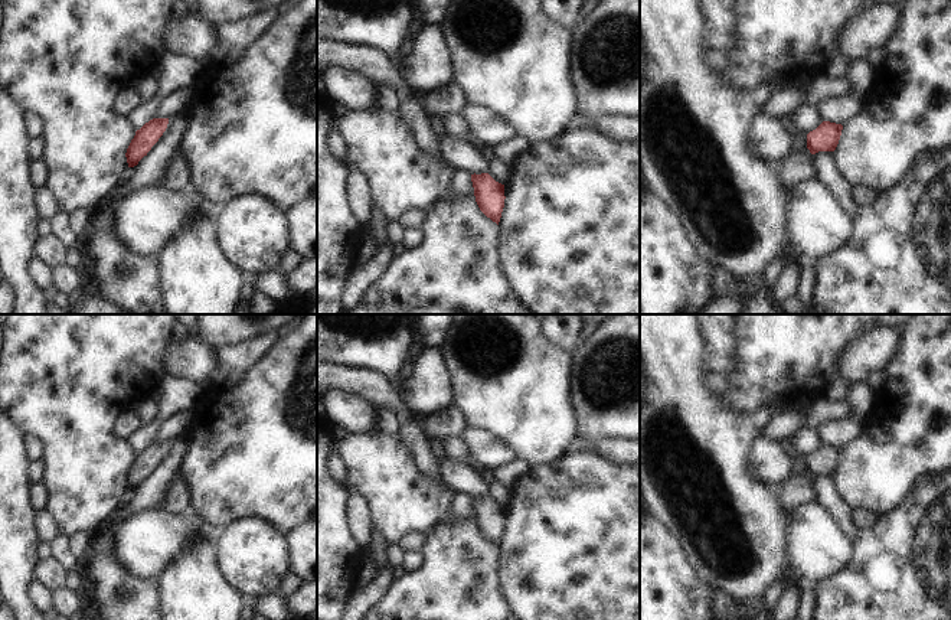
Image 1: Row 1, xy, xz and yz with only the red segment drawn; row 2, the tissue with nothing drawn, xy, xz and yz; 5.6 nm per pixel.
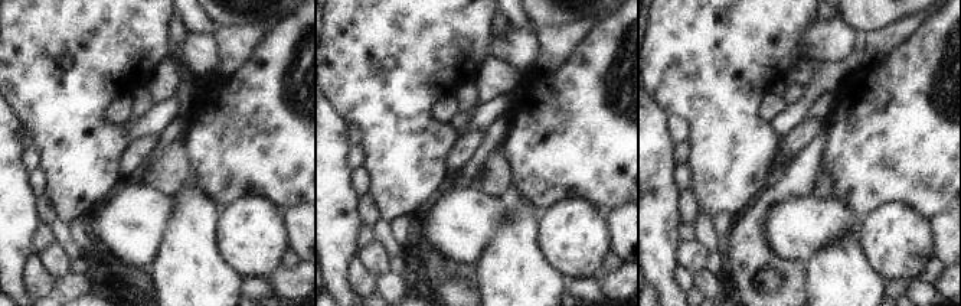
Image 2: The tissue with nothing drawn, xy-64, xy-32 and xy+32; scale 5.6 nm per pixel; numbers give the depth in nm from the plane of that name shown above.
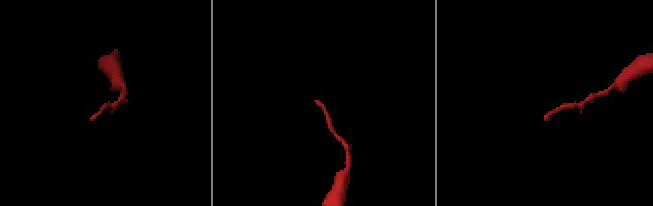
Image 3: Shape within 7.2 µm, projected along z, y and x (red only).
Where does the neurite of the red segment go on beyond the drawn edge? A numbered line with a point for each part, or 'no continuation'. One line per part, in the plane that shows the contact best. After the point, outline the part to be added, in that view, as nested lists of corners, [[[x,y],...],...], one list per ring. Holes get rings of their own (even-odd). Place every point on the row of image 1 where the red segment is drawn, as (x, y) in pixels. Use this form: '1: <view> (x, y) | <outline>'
no continuation

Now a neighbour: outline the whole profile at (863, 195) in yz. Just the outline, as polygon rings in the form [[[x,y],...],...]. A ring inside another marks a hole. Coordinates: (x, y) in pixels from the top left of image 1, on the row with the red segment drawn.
[[[857,185],[853,187],[853,196],[856,203],[862,206],[869,206],[872,202],[875,202],[879,193],[872,187],[867,187],[865,185]]]

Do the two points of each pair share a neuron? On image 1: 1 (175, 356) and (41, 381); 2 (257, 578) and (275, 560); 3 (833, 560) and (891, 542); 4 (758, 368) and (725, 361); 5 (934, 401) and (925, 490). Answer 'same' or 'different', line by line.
1: different
2: same
3: different
4: different
5: different

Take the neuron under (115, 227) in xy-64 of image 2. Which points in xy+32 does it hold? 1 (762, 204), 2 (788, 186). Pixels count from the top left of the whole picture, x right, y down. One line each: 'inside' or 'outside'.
1: outside
2: outside

